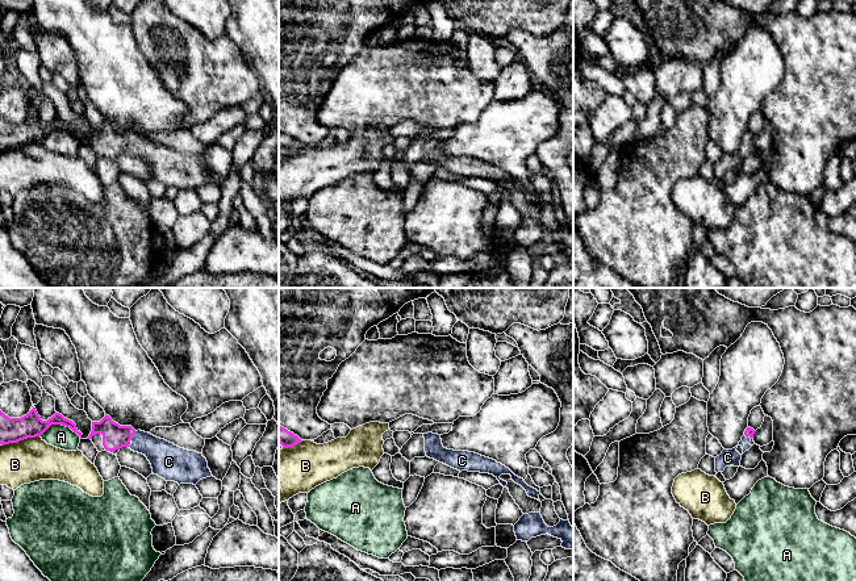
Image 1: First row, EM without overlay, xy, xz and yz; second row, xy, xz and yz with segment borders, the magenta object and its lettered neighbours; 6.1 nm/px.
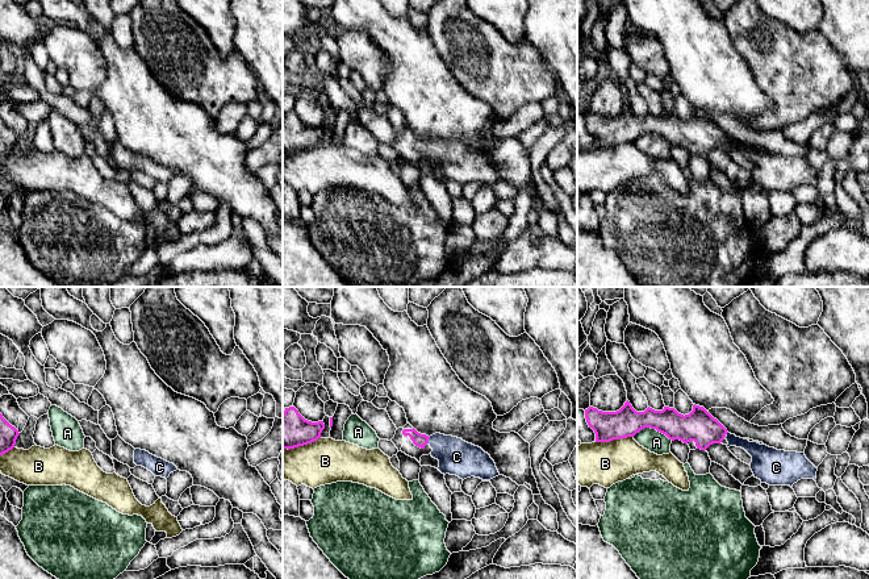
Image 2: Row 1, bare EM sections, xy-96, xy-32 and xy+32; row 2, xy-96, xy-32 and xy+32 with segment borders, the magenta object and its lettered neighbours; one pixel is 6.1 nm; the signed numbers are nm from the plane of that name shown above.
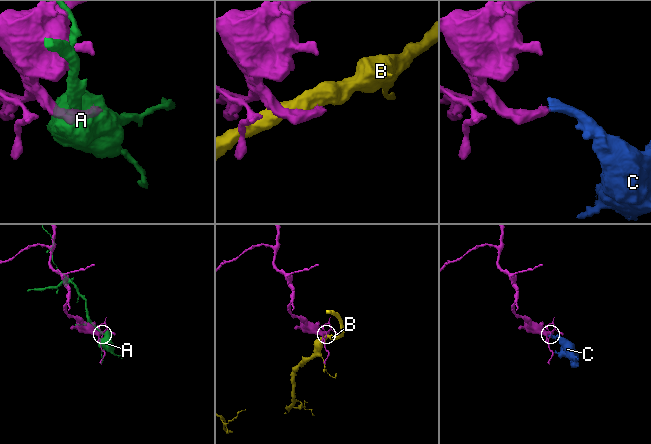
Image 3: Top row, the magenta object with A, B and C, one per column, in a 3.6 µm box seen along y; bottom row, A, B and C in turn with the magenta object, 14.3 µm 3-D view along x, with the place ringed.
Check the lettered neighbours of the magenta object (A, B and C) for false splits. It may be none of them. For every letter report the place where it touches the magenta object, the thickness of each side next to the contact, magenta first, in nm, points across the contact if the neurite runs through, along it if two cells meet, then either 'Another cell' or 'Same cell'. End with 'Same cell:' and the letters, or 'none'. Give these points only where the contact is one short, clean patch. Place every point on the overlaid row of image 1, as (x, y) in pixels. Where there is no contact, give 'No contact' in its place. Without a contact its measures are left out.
A: Touches magenta at xy (61, 423). Thickness 140 nm (magenta) against 140 nm. Another cell
B: Touches magenta at xy (20, 439). Thickness 160 nm (magenta) against 260 nm. Boundary: xy (40, 435), (0, 444). Another cell
C: Touches magenta at xy (132, 435). Thickness 160 nm (magenta) against 200 nm. Path across: xy (115, 437), (132, 435), (166, 458). Same cell
Same cell: C

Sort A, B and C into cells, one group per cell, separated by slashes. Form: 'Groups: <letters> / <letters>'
Groups: A / B / C

